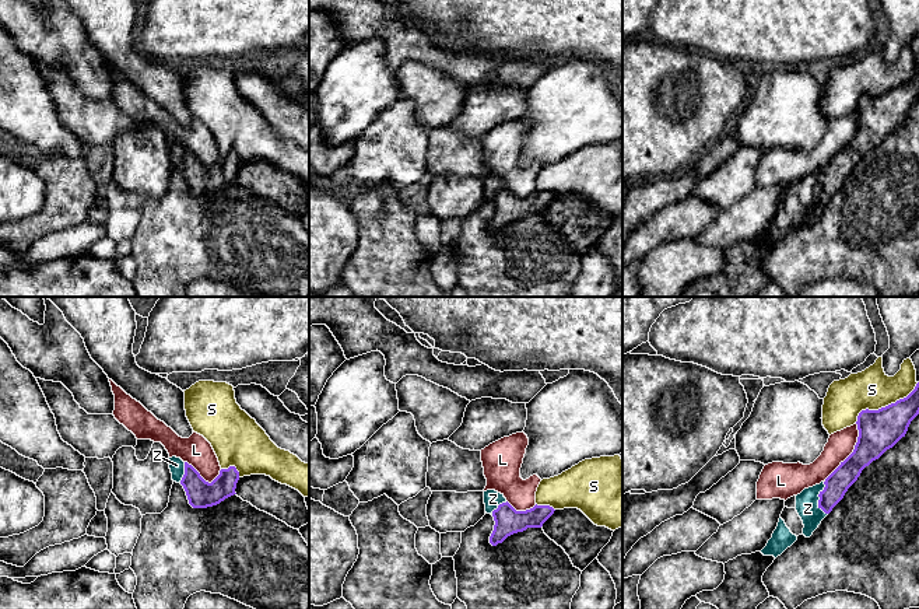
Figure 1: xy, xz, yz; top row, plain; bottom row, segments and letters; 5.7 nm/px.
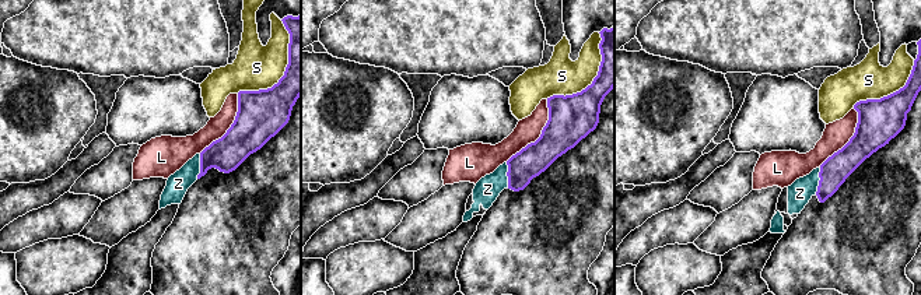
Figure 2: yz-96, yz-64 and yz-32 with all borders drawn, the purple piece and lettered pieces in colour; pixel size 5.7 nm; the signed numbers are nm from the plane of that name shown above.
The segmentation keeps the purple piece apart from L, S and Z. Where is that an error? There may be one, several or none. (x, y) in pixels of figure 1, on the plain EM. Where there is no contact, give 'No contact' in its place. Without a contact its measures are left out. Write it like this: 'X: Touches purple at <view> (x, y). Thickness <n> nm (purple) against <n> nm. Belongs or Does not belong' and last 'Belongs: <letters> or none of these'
L: Touches purple at yz (852, 139). Thickness 240 nm (purple) against 160 nm. Does not belong
S: Touches purple at yz (886, 93). Thickness 240 nm (purple) against 220 nm. Does not belong
Z: Touches purple at yz (820, 185). Thickness 140 nm (purple) against 130 nm. Belongs
Belongs: Z

